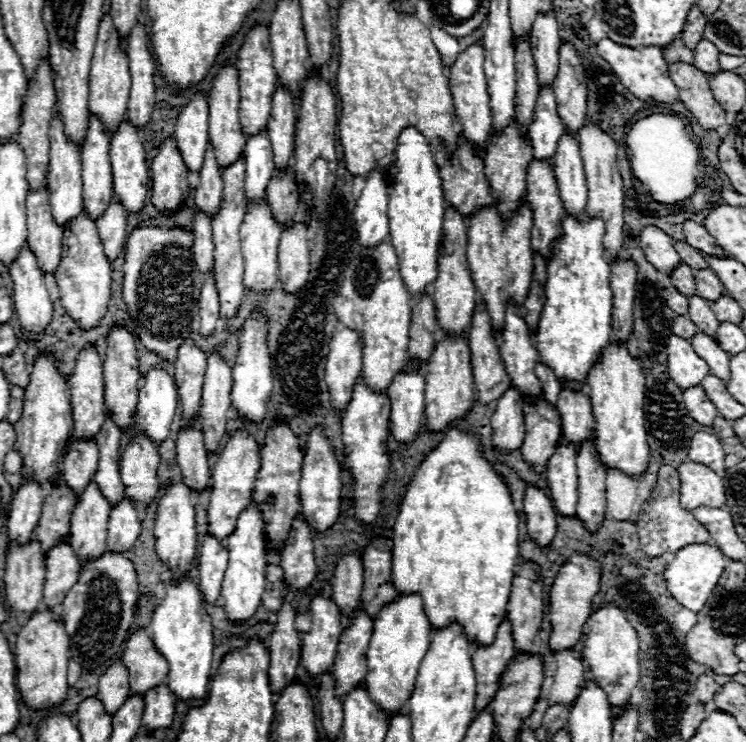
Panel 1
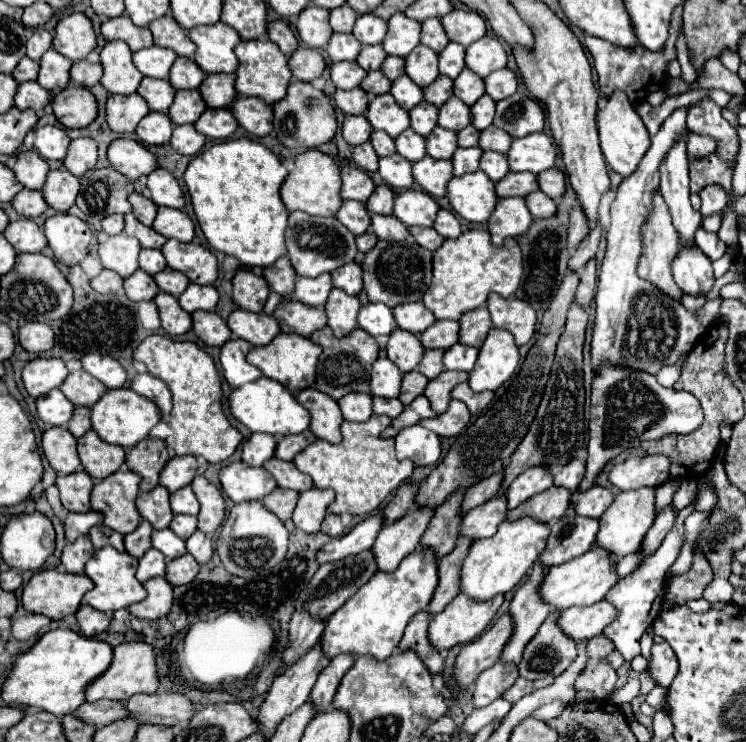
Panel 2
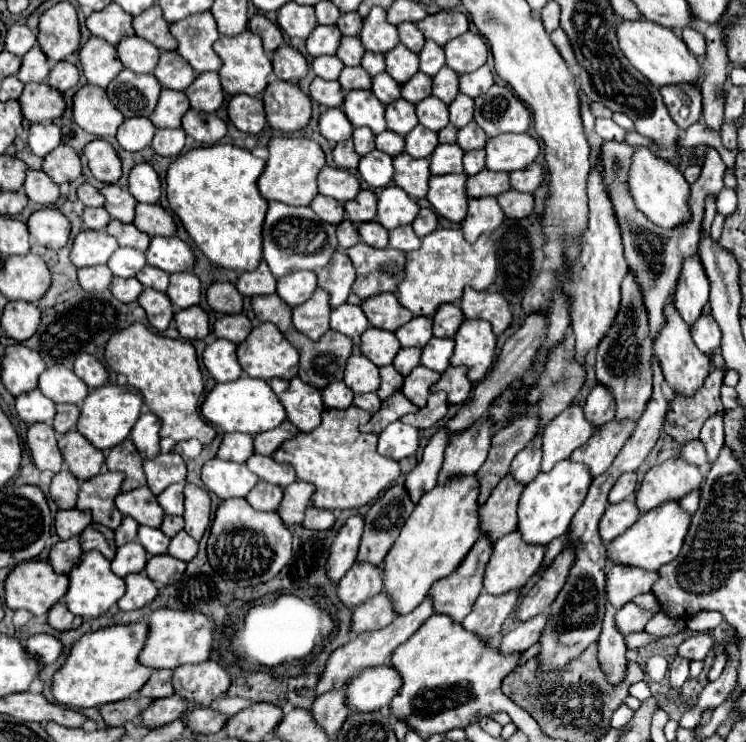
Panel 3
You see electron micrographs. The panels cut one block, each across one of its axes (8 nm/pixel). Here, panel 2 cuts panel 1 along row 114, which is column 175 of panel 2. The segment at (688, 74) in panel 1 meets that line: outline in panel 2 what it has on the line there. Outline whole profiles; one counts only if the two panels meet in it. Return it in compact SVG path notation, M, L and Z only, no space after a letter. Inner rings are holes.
M156 692L156 694L138 694L126 702L128 716L140 720L140 724L158 724L158 726L176 726L184 720L190 720L194 714L192 702L184 694Z

